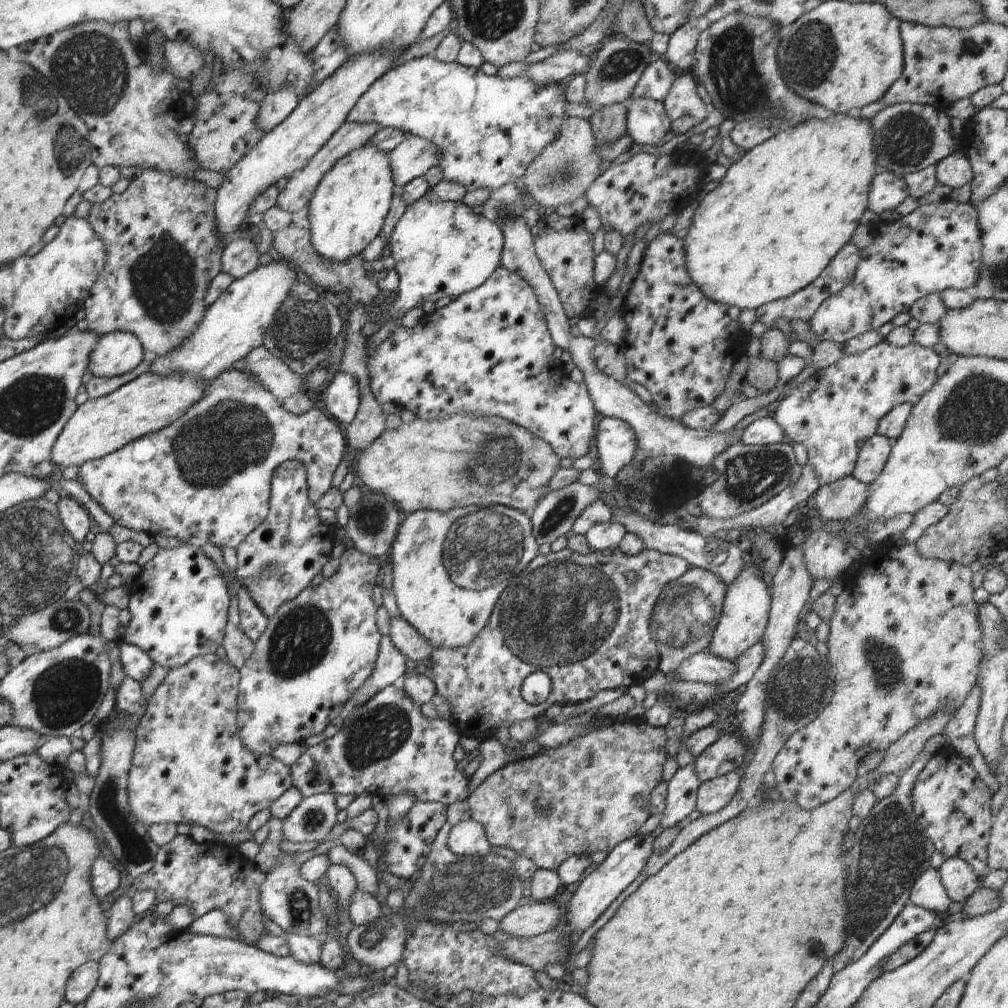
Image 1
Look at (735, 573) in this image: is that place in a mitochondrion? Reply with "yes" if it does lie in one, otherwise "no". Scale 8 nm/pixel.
no

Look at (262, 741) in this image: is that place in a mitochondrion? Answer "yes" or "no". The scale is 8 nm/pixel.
no

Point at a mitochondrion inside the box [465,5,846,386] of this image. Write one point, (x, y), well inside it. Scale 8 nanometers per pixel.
(736, 78)

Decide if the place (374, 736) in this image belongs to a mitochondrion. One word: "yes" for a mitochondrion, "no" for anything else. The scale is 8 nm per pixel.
yes

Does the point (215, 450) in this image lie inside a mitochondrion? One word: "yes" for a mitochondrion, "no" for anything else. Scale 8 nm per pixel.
yes

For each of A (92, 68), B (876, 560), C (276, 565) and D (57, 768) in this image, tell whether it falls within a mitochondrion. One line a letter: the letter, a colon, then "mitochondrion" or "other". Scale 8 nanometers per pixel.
A: mitochondrion
B: other
C: mitochondrion
D: other

